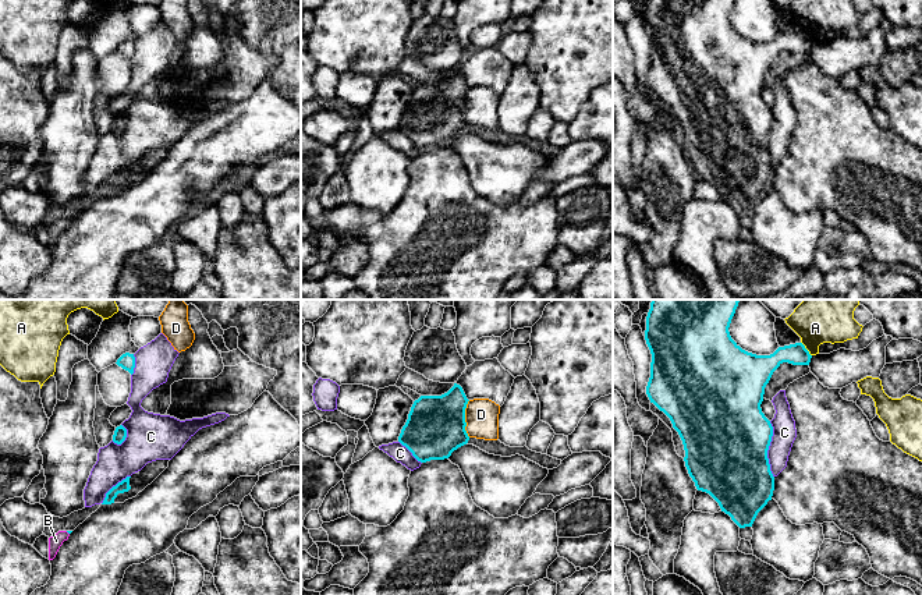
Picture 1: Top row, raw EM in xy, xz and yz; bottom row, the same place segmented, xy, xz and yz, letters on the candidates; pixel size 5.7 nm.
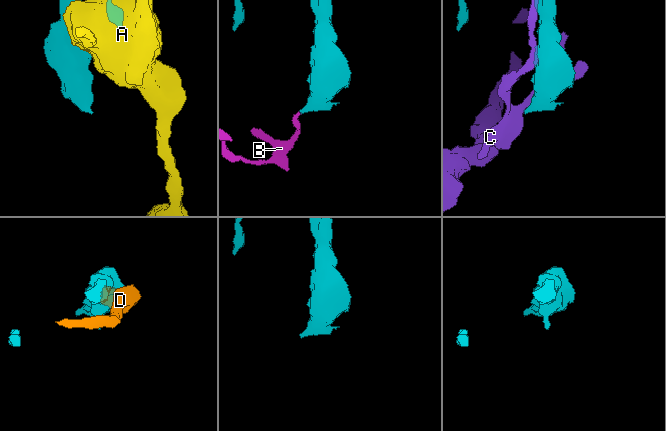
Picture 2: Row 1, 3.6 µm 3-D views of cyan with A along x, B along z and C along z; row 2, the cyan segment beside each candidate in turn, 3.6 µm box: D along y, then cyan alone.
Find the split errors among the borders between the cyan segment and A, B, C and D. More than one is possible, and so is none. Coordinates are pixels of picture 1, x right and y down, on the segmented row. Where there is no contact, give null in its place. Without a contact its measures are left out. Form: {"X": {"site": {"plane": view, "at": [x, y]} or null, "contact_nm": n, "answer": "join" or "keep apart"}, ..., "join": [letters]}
{"A": {"site": {"plane": "yz", "at": [805, 349]}, "contact_nm": 110, "answer": "keep apart"}, "B": {"site": null, "answer": "join"}, "C": {"site": {"plane": "yz", "at": [768, 449]}, "contact_nm": 320, "answer": "keep apart"}, "D": {"site": {"plane": "xz", "at": [464, 418]}, "contact_nm": 220, "answer": "keep apart"}, "join": ["B"]}

